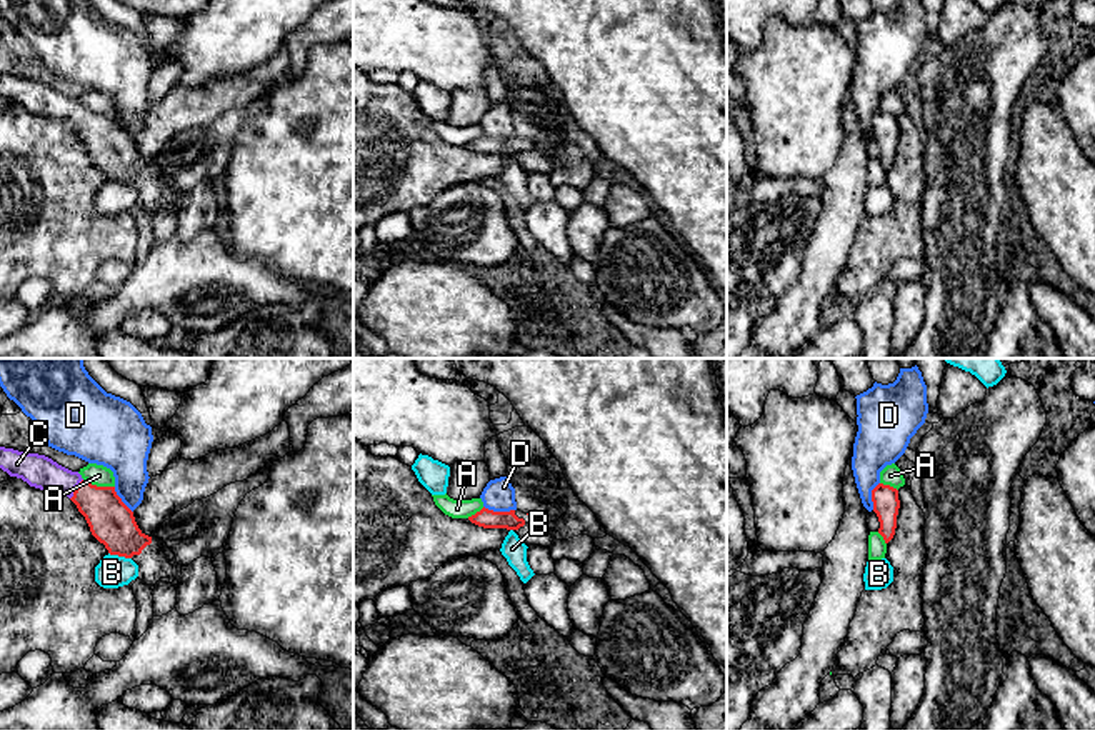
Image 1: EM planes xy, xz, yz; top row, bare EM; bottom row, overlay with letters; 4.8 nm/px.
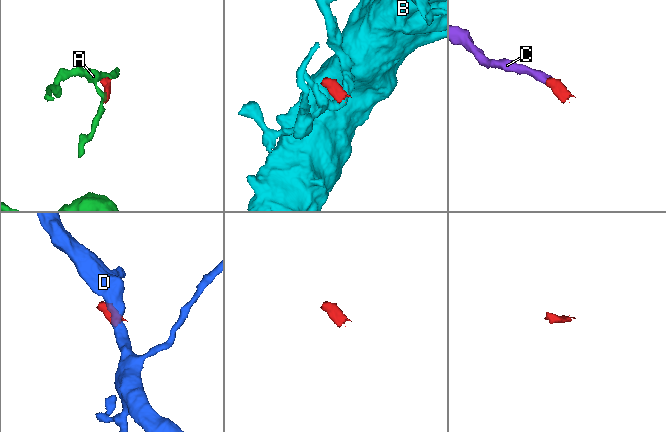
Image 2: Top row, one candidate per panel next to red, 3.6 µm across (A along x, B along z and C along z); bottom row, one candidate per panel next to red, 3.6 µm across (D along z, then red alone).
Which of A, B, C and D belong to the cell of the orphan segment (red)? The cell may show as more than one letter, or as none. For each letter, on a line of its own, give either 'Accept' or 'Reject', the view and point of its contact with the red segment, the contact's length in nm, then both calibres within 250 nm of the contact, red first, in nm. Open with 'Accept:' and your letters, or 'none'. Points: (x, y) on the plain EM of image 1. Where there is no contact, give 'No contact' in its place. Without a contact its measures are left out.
Accept: C
A: Reject. Touches red at xy (99, 114). Shared border 160 nm. Thickness 220 nm (red) against 100 nm
B: Reject. Touches red at xy (120, 182). Shared border 120 nm. Thickness 220 nm (red) against 160 nm
C: Accept. Touches red at xy (75, 115). Shared border 120 nm. Thickness 220 nm (red) against 160 nm
D: Reject. Touches red at xz (499, 139). Shared border 150 nm. Thickness 90 nm (red) against 160 nm

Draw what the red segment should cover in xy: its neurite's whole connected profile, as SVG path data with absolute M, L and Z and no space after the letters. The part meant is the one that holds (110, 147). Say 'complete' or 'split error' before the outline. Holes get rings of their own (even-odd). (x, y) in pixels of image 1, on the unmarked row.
split error; M0 73L0 95L30 113L68 123L110 182L132 185L138 192L137 205L152 217L160 205L168 205L177 217L182 192L170 192L157 163L148 163L138 155L133 138L117 122L115 113L92 112L78 98L45 82L5 73Z

